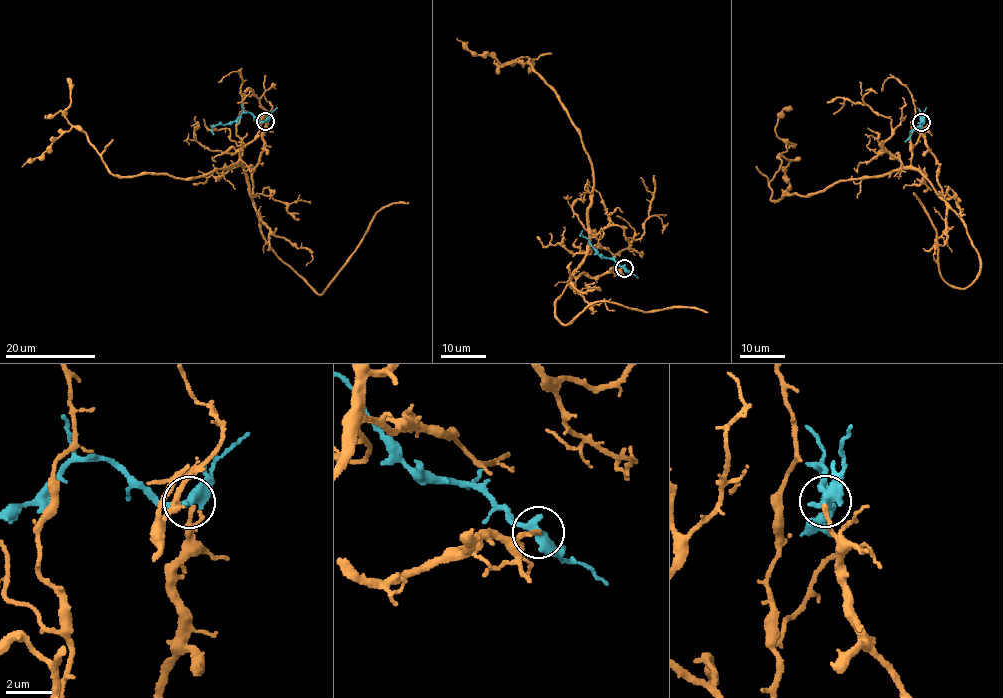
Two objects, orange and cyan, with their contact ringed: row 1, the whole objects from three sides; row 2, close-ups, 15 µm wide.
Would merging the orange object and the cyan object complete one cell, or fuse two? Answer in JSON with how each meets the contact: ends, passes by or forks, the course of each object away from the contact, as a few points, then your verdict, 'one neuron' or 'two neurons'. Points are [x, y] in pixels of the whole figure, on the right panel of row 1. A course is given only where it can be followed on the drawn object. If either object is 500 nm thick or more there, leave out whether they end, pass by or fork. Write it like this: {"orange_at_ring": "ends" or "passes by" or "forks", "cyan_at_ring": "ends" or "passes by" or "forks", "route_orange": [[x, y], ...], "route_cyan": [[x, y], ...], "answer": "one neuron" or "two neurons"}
{"orange_at_ring": "ends", "cyan_at_ring": "passes by", "route_orange": [[921, 123], [941, 197], [912, 169], [772, 201], [781, 155], [789, 186], [781, 198]], "route_cyan": [[921, 122], [921, 116], [920, 126], [911, 130], [904, 142]], "answer": "two neurons"}

